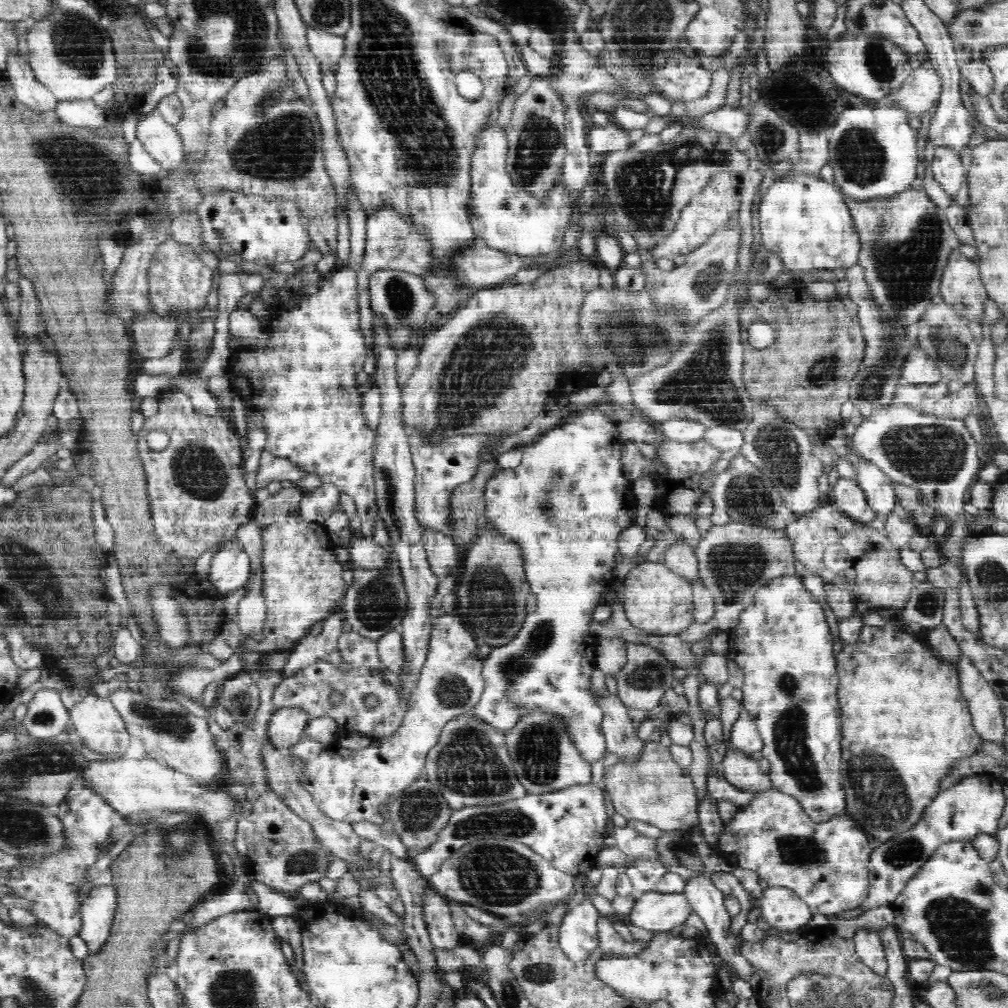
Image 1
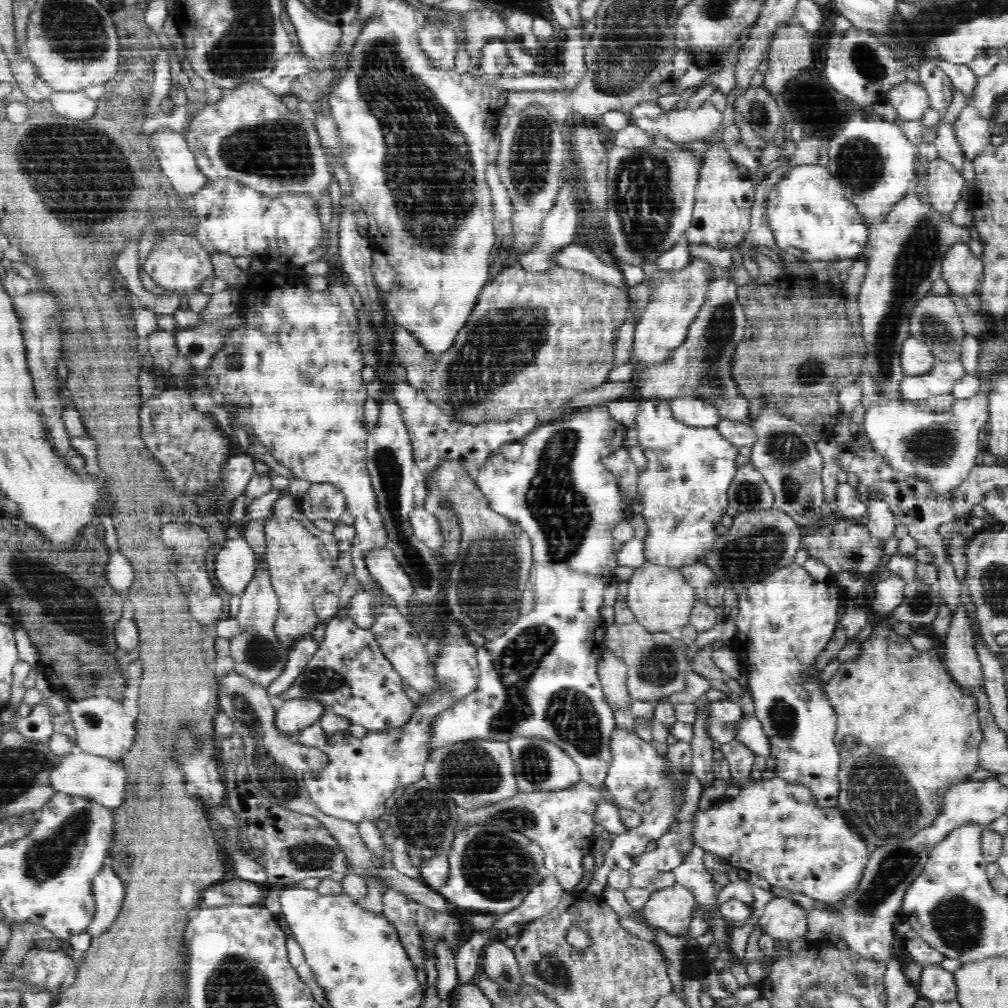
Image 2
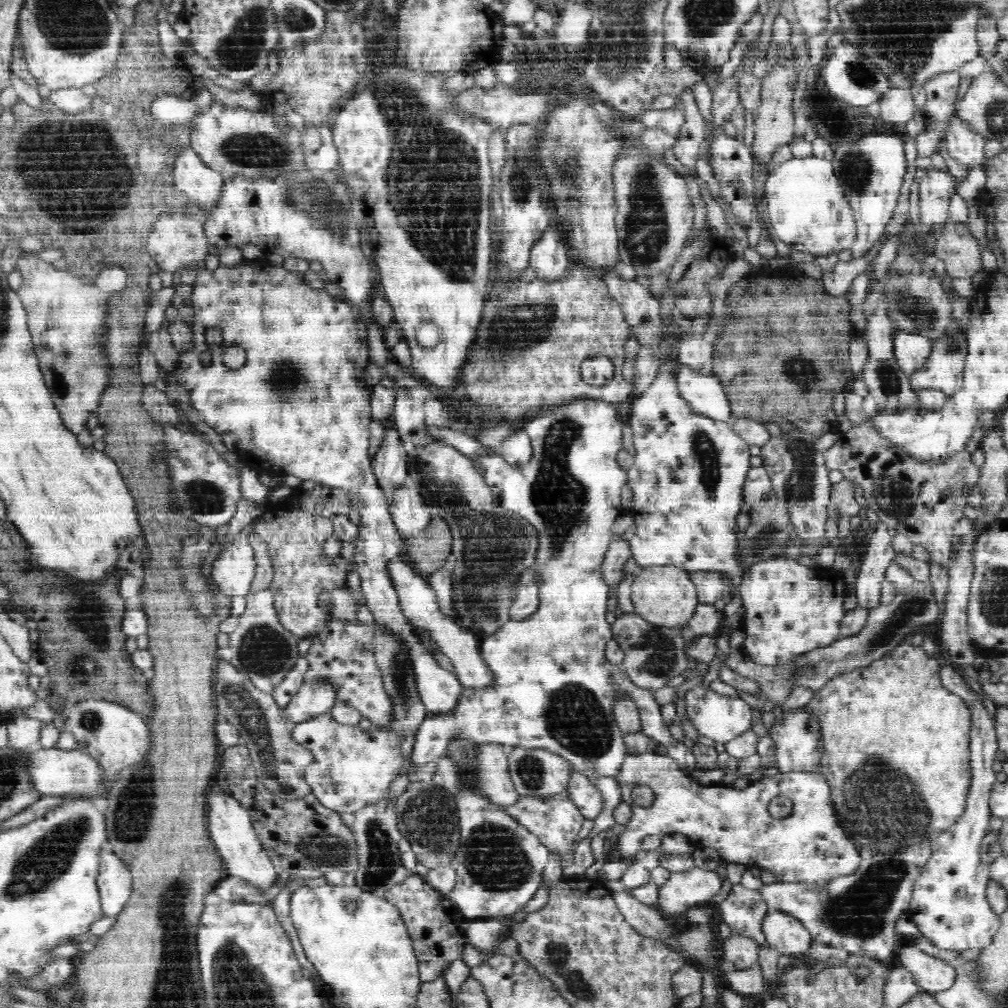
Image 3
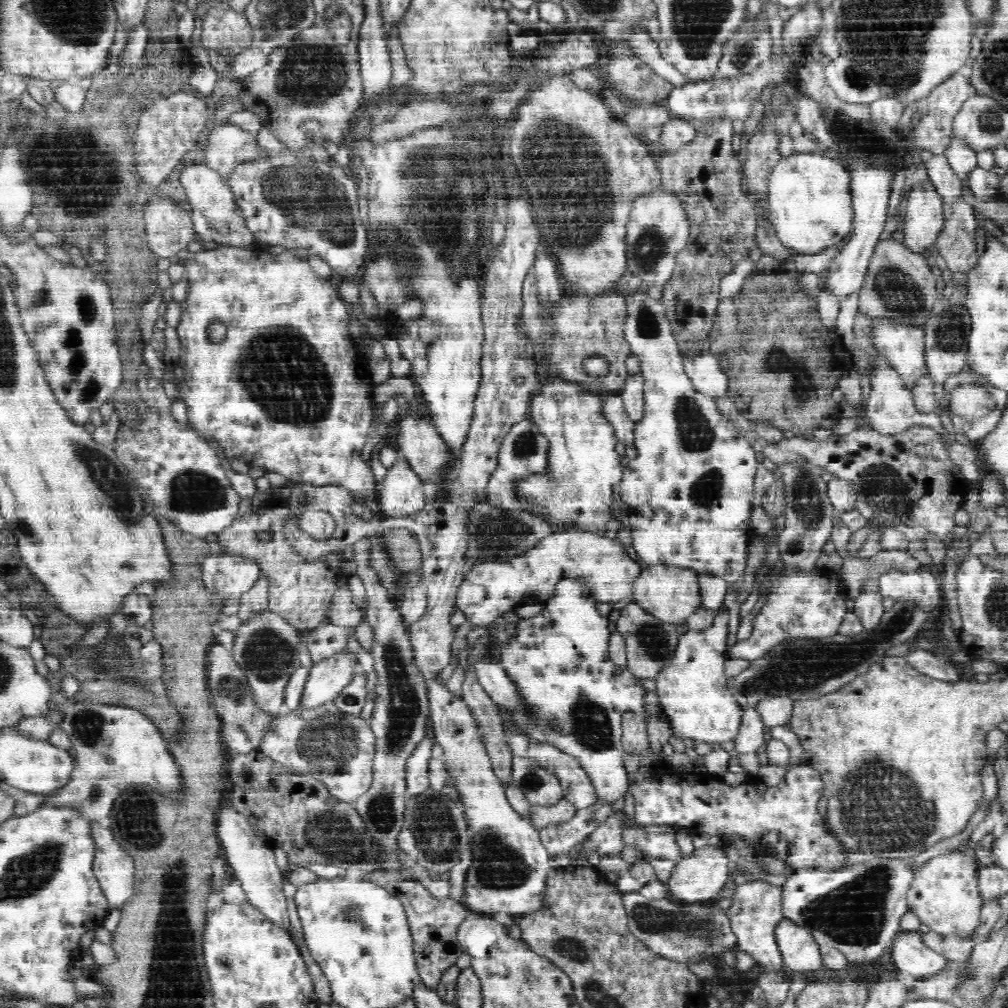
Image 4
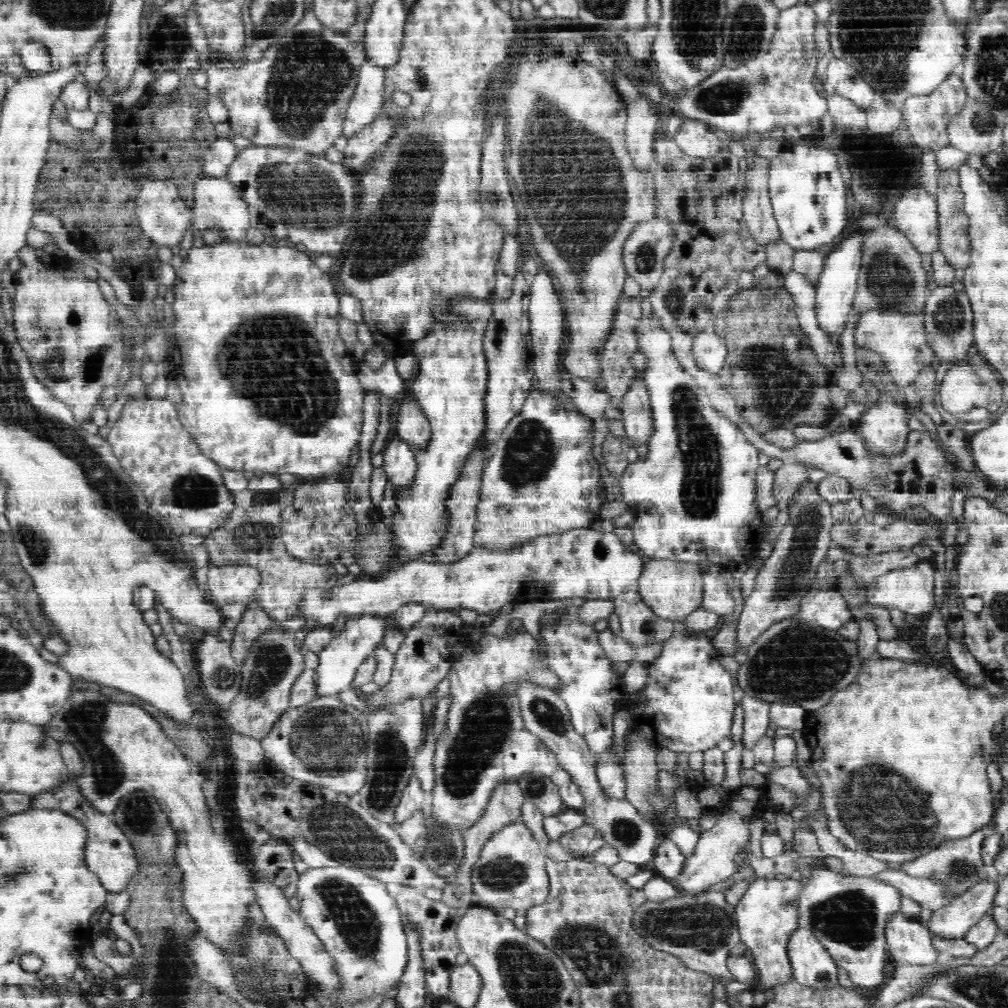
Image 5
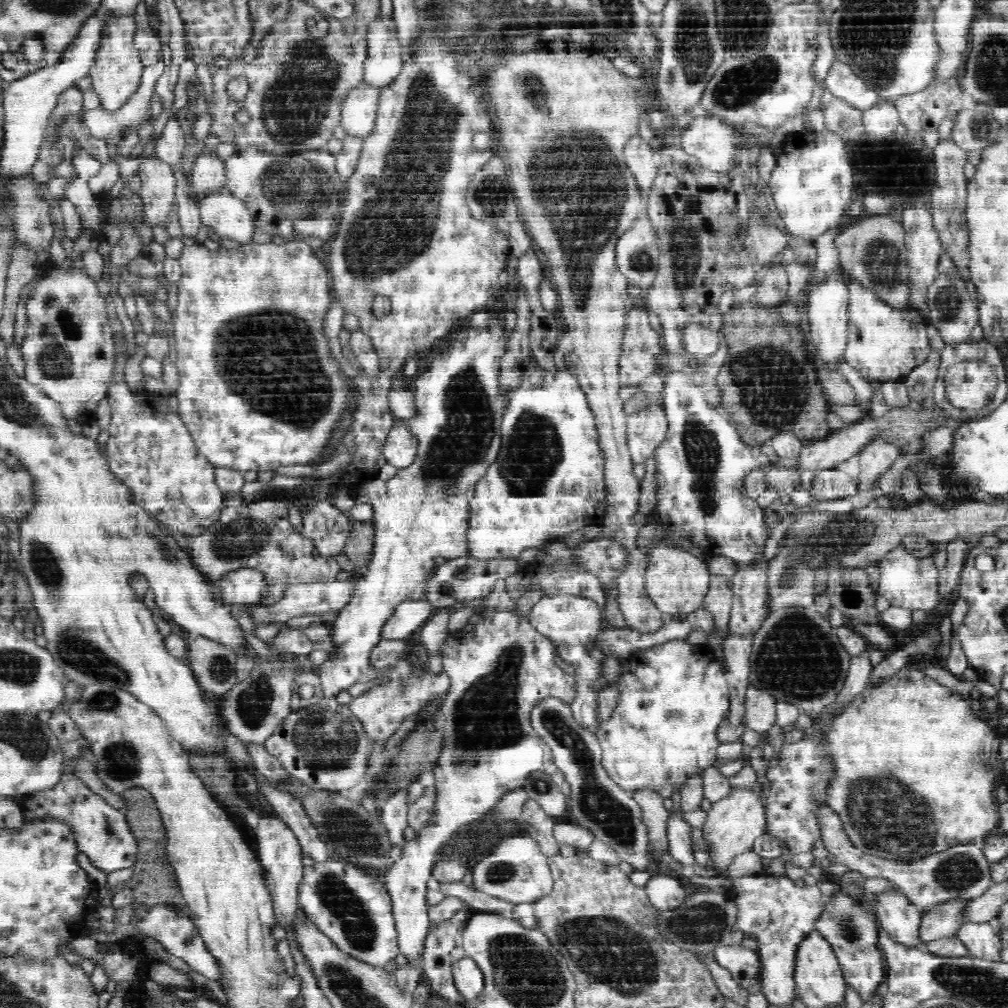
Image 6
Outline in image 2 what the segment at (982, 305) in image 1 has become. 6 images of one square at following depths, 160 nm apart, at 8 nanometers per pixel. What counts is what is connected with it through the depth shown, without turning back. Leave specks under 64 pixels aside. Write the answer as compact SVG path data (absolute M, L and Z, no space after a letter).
M954 242L944 252L941 273L950 289L950 292L962 298L969 295L978 295L983 281L983 259L977 258L970 250L968 242Z

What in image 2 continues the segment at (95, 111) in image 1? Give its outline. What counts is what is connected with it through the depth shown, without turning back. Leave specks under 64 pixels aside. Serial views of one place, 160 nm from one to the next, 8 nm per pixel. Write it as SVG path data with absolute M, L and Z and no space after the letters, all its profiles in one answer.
M53 91L49 99L58 114L76 120L90 118L96 110L95 100L90 99L83 92Z

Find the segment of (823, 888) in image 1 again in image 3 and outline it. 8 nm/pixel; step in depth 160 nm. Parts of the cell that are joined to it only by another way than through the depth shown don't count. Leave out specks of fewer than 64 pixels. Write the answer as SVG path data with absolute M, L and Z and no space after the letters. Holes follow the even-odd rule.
M656 752L639 756L626 756L620 772L620 782L623 802L631 806L632 818L625 826L626 832L619 835L617 848L623 861L629 856L637 857L641 840L646 835L670 835L680 833L687 836L692 843L702 847L715 848L727 863L743 863L746 866L768 868L773 871L778 880L807 880L816 884L826 884L831 878L852 874L863 860L859 855L856 844L840 826L830 802L831 786L818 771L792 770L779 772L774 777L761 777L759 781L754 777L746 788L736 789L731 785L714 784L704 786L692 776L684 773L676 765L676 761L668 755ZM638 785L652 788L655 799L649 807L640 807L633 803L632 790ZM783 795L792 801L792 812L786 818L774 818L768 811L768 803L772 798Z

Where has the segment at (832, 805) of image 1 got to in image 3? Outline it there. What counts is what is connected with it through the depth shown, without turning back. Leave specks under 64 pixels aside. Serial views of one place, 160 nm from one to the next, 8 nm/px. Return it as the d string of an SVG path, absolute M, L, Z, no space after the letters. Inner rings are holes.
M794 557L760 560L760 563L746 569L738 592L737 603L745 607L741 628L746 633L746 641L739 651L760 664L776 665L784 664L796 658L796 654L802 654L816 646L832 644L840 638L842 620L847 613L842 605L844 597L836 594L830 580L818 578L812 568L800 564ZM804 711L784 714L782 723L775 722L768 736L776 743L776 767L781 772L817 771L820 745L816 741L816 725Z

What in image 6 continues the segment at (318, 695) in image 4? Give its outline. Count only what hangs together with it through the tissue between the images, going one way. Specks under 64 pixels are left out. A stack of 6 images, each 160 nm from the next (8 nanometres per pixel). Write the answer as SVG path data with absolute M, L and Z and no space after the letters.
M494 312L485 328L464 325L462 333L458 330L458 335L452 337L455 343L434 358L427 371L417 376L412 389L415 412L407 421L409 429L419 440L412 464L399 468L396 475L387 481L382 482L378 478L371 480L355 498L356 503L368 504L373 509L370 522L374 532L372 555L362 576L354 582L350 600L340 608L331 625L332 635L328 642L332 649L330 659L316 668L325 698L336 698L340 691L348 690L353 684L368 684L380 676L381 670L371 663L371 652L380 643L384 622L404 600L427 600L427 584L440 568L436 558L450 561L469 556L466 545L470 527L469 504L475 498L479 480L484 478L501 451L501 422L510 395L507 387L501 386L501 362L506 352L506 340L503 325L496 322Z

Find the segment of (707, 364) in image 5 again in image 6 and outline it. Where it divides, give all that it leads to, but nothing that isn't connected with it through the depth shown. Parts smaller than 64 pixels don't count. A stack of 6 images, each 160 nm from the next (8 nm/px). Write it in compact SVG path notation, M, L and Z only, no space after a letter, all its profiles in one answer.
M684 322L680 328L680 339L684 350L695 359L710 357L719 345L717 332L699 322Z

